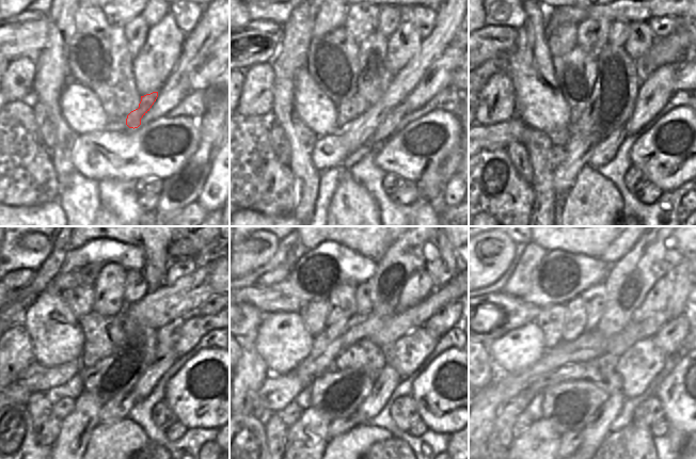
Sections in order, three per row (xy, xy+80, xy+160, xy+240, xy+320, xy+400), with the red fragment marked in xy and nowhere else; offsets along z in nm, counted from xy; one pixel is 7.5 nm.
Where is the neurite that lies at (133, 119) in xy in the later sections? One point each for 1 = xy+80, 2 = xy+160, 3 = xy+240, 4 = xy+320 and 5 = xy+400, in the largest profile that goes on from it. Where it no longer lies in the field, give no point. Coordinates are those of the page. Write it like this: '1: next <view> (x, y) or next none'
1: next xy+80 (356, 133)
2: next xy+160 (579, 149)
3: next xy+240 (76, 428)
4: next xy+320 (306, 440)
5: next xy+400 (539, 443)

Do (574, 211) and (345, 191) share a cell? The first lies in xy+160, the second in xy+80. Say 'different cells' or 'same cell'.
same cell

